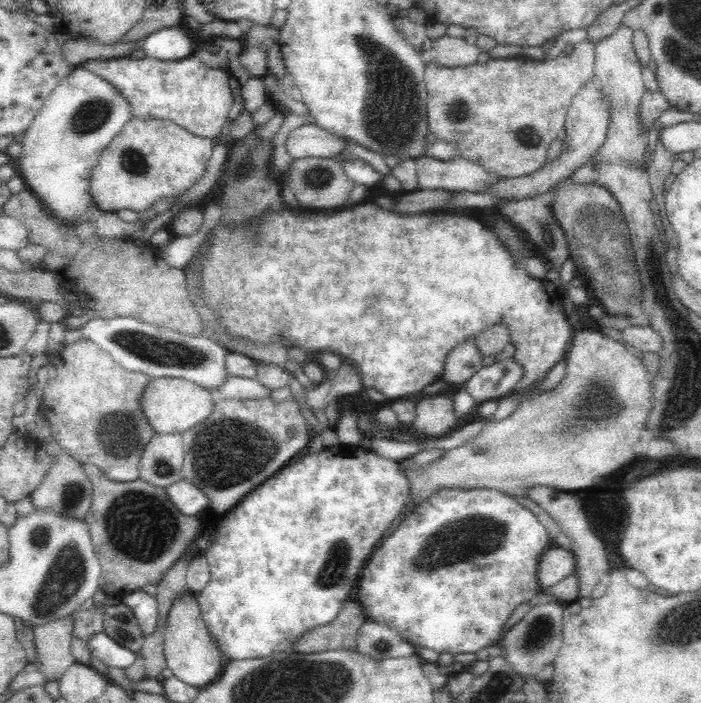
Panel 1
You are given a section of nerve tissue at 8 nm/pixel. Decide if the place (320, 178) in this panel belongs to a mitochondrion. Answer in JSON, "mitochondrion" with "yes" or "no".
{"mitochondrion":"yes"}

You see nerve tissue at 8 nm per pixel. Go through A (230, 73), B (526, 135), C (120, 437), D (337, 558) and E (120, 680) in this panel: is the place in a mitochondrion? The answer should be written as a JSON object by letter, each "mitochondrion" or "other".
{"A":"other","B":"mitochondrion","C":"mitochondrion","D":"mitochondrion","E":"other"}

